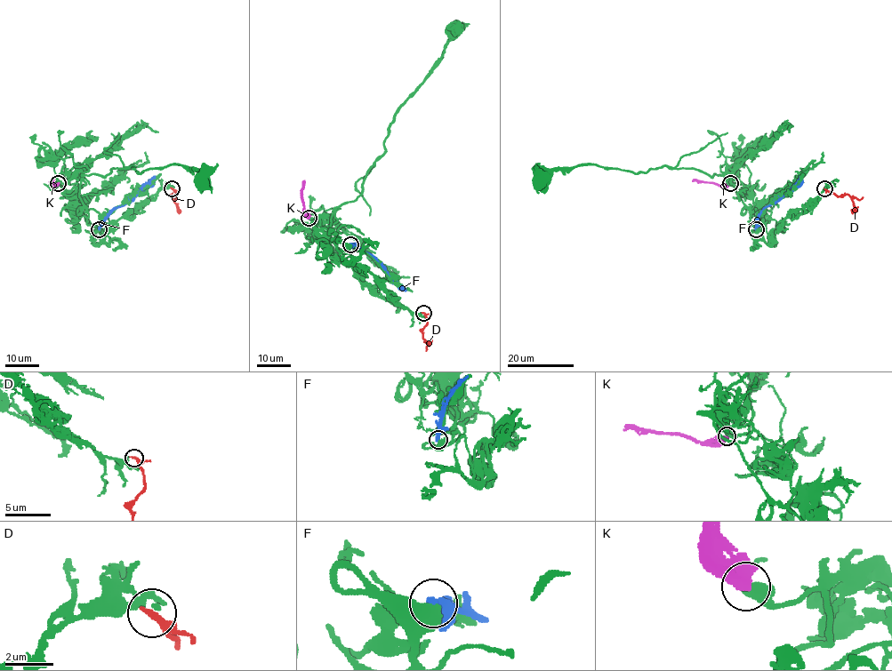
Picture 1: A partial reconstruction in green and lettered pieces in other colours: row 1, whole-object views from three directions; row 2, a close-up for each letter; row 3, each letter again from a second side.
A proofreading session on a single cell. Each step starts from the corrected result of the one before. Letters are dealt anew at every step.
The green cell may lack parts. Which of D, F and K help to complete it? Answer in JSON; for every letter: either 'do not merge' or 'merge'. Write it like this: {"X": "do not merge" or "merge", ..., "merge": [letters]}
{"D": "do not merge", "F": "do not merge", "K": "do not merge", "merge": []}

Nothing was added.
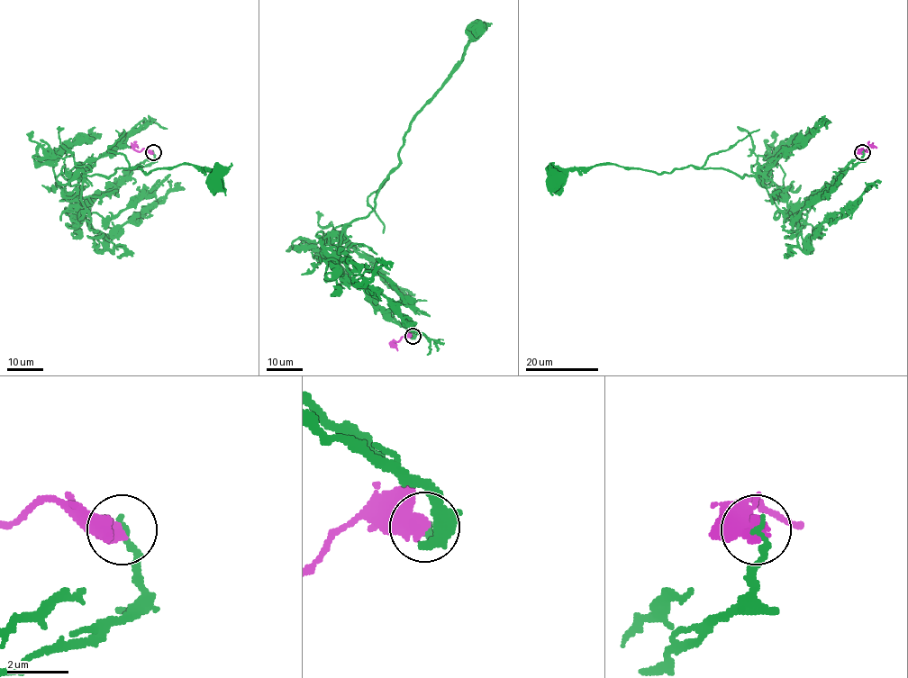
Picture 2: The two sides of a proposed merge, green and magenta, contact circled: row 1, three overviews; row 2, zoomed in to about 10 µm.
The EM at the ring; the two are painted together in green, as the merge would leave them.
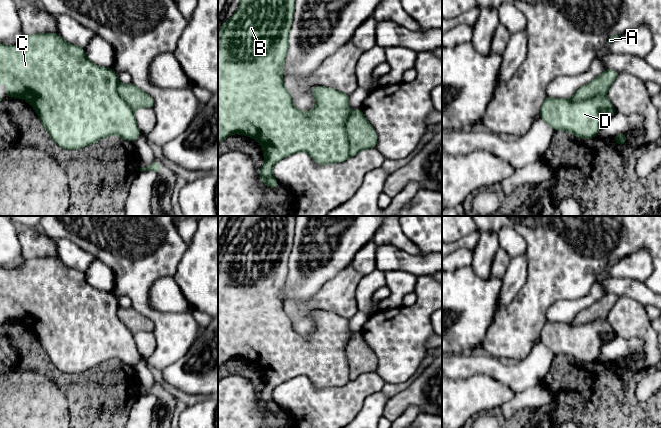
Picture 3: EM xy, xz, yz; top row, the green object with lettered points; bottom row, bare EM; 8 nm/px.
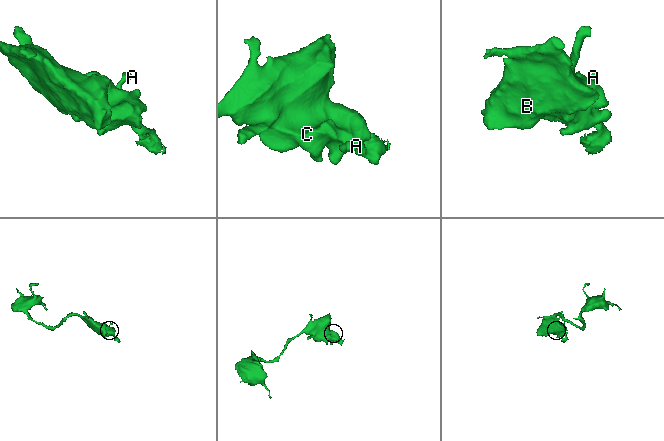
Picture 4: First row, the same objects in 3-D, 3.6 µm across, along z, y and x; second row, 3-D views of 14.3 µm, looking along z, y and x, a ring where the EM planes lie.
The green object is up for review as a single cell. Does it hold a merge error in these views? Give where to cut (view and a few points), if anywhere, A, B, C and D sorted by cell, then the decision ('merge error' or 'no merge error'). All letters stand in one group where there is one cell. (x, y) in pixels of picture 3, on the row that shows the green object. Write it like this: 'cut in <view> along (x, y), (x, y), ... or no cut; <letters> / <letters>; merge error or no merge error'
no cut; A B C D; no merge error

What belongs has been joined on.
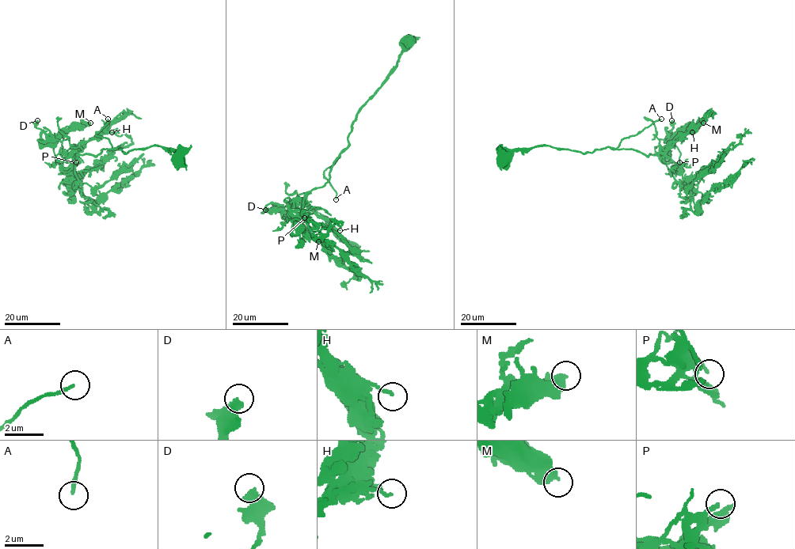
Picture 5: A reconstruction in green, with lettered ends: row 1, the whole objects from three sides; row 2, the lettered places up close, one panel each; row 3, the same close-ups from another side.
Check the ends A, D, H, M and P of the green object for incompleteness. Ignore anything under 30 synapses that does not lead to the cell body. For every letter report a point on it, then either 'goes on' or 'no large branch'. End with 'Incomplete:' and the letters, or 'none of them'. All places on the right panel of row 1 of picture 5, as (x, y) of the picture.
A: at (661, 119); no large branch
D: at (671, 120); no large branch
H: at (692, 132); no large branch
M: at (703, 123); goes on
P: at (679, 162); goes on
Incomplete: M, P

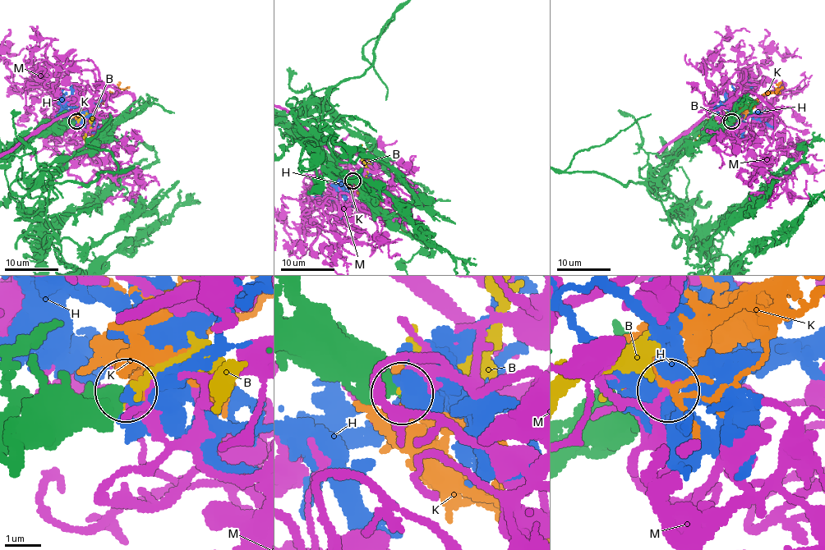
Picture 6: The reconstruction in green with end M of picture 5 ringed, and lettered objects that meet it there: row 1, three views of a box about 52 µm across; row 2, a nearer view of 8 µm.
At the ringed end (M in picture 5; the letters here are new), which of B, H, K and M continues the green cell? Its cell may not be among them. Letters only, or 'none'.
K

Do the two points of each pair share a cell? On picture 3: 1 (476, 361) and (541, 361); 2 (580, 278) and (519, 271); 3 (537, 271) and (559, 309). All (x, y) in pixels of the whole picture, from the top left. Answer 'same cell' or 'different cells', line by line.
1: same cell
2: different cells
3: different cells

